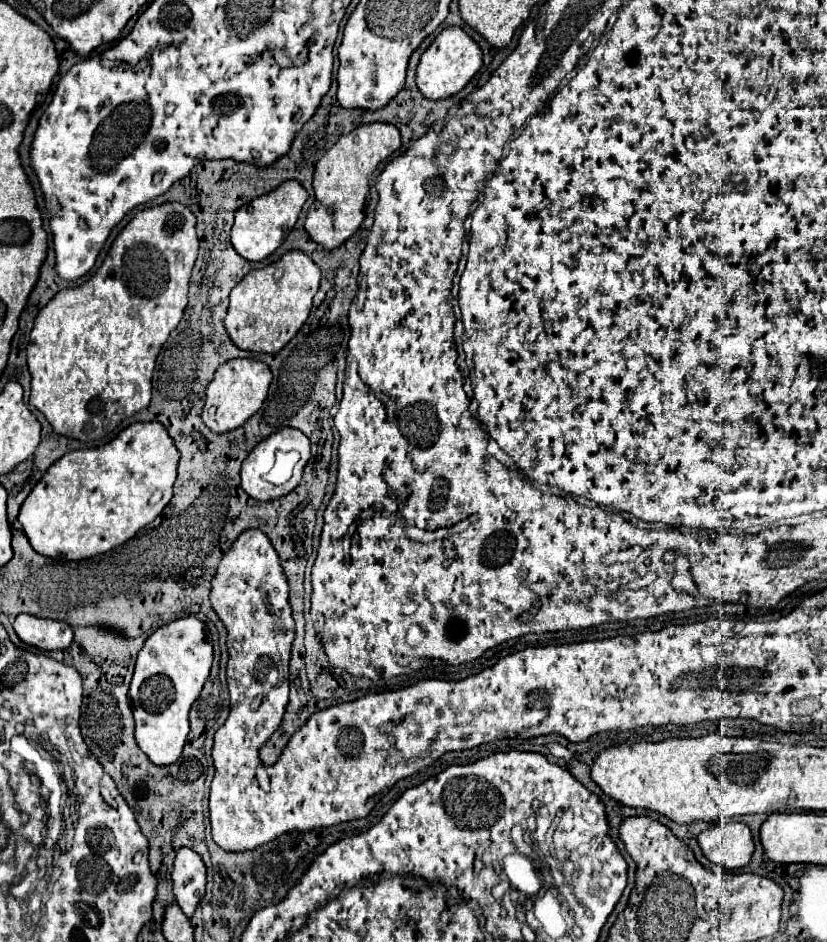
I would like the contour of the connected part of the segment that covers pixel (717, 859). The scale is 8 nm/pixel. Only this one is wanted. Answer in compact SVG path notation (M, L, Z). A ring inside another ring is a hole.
M722 821L698 835L698 845L706 859L726 869L740 869L750 863L754 843L746 823Z

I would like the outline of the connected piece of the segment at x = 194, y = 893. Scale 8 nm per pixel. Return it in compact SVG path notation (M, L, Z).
M180 847L172 869L172 889L176 893L176 903L182 907L186 917L194 913L198 901L204 897L204 887L206 867L200 855L188 847Z

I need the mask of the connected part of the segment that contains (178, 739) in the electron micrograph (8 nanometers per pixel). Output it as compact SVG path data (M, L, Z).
M182 617L156 629L142 645L129 686L136 723L136 743L146 757L164 767L182 755L190 705L200 695L212 665L212 645L206 641L204 623L196 617Z

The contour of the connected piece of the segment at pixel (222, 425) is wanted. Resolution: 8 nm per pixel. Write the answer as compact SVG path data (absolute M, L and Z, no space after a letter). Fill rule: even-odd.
M230 359L220 365L206 389L206 403L202 407L202 421L214 433L226 433L244 425L264 403L272 373L266 363L254 359Z

